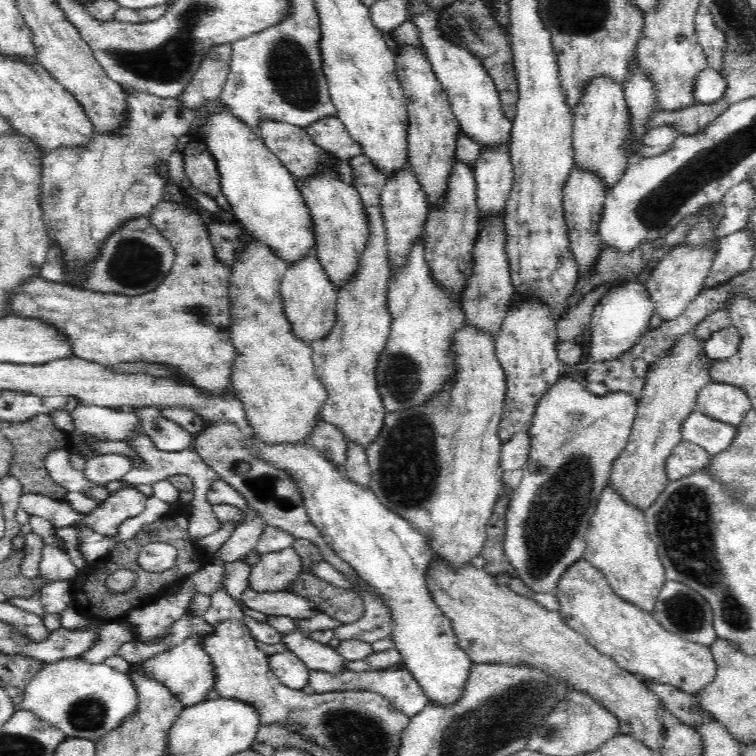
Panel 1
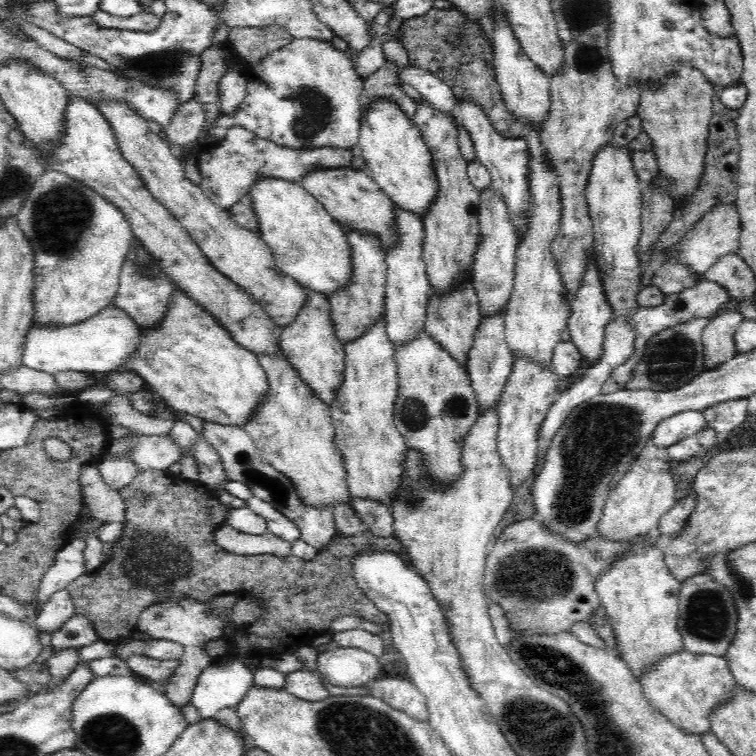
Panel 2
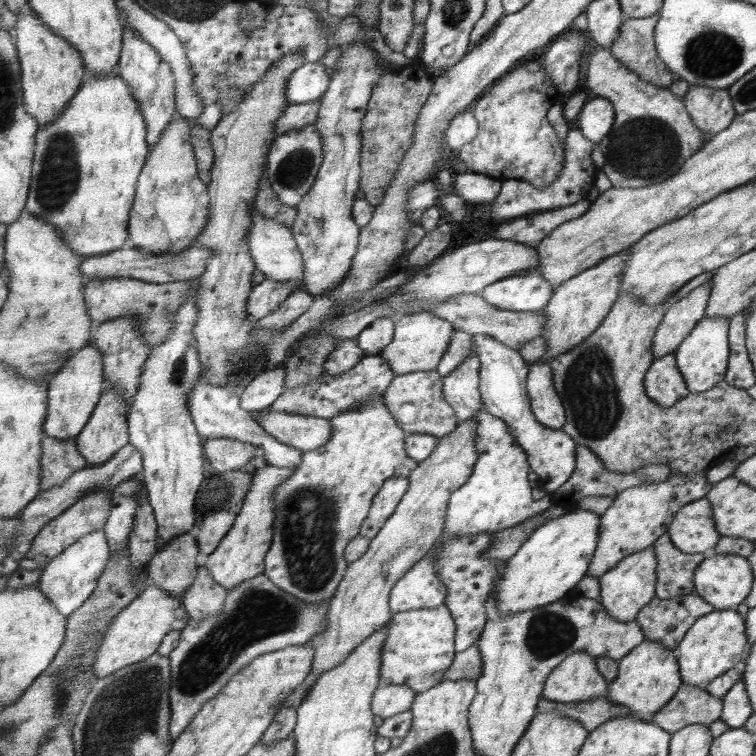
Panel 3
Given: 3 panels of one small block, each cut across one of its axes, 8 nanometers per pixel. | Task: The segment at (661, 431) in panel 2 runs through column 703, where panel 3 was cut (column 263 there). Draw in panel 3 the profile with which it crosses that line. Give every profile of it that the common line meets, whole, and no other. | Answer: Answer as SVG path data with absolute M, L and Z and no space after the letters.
M268 412L258 421L276 440L303 452L317 451L330 442L330 420L291 412Z

